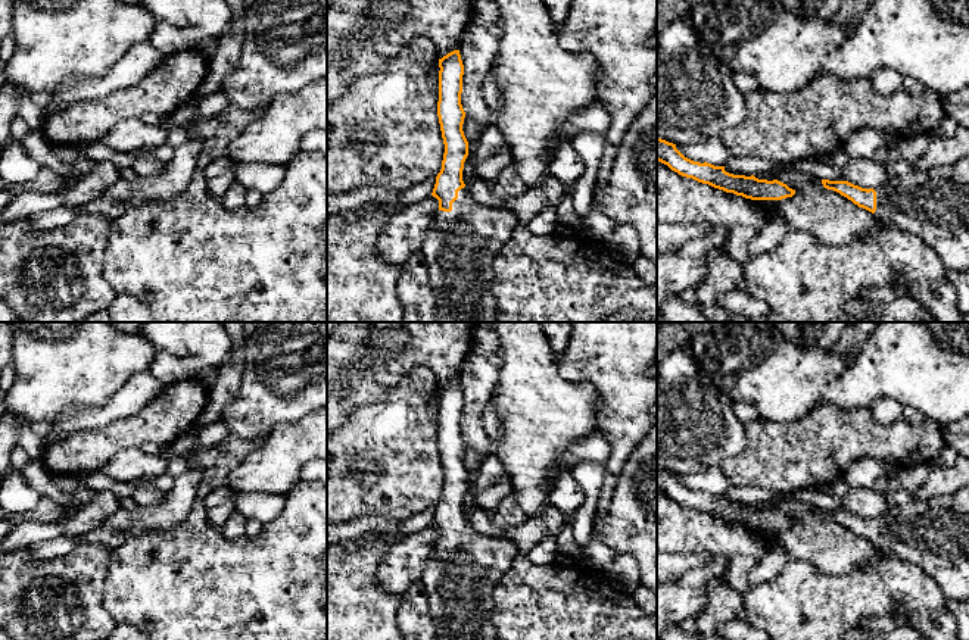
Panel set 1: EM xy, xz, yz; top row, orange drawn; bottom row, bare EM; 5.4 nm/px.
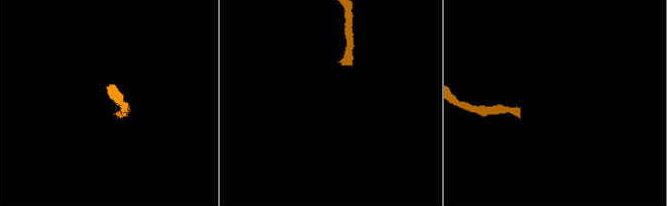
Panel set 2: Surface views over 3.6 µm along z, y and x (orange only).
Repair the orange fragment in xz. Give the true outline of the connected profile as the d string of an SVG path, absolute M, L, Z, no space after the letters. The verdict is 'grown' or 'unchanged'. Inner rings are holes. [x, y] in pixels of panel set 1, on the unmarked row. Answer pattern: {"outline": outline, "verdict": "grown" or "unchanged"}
{"outline": "M459 380L439 388L437 446L445 474L431 525L439 530L421 581L436 640L499 640L490 621L495 584L518 556L508 538L480 536L462 511L468 471L462 461L464 394Z", "verdict": "grown"}

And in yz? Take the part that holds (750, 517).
{"outline": "M657 468L657 490L682 506L751 530L782 530L795 524L795 519L778 509L767 511L754 505L733 505L726 502L725 496L694 491L685 487L676 474L661 468Z", "verdict": "unchanged"}

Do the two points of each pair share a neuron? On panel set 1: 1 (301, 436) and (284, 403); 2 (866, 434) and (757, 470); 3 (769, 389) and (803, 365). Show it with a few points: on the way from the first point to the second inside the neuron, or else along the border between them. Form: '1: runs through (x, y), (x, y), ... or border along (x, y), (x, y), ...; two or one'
1: border along (311, 411), (298, 420), (280, 422), (264, 440); two
2: runs through (840, 437), (826, 440), (809, 453), (784, 456); one
3: runs through (778, 381), (787, 381), (794, 374); one

